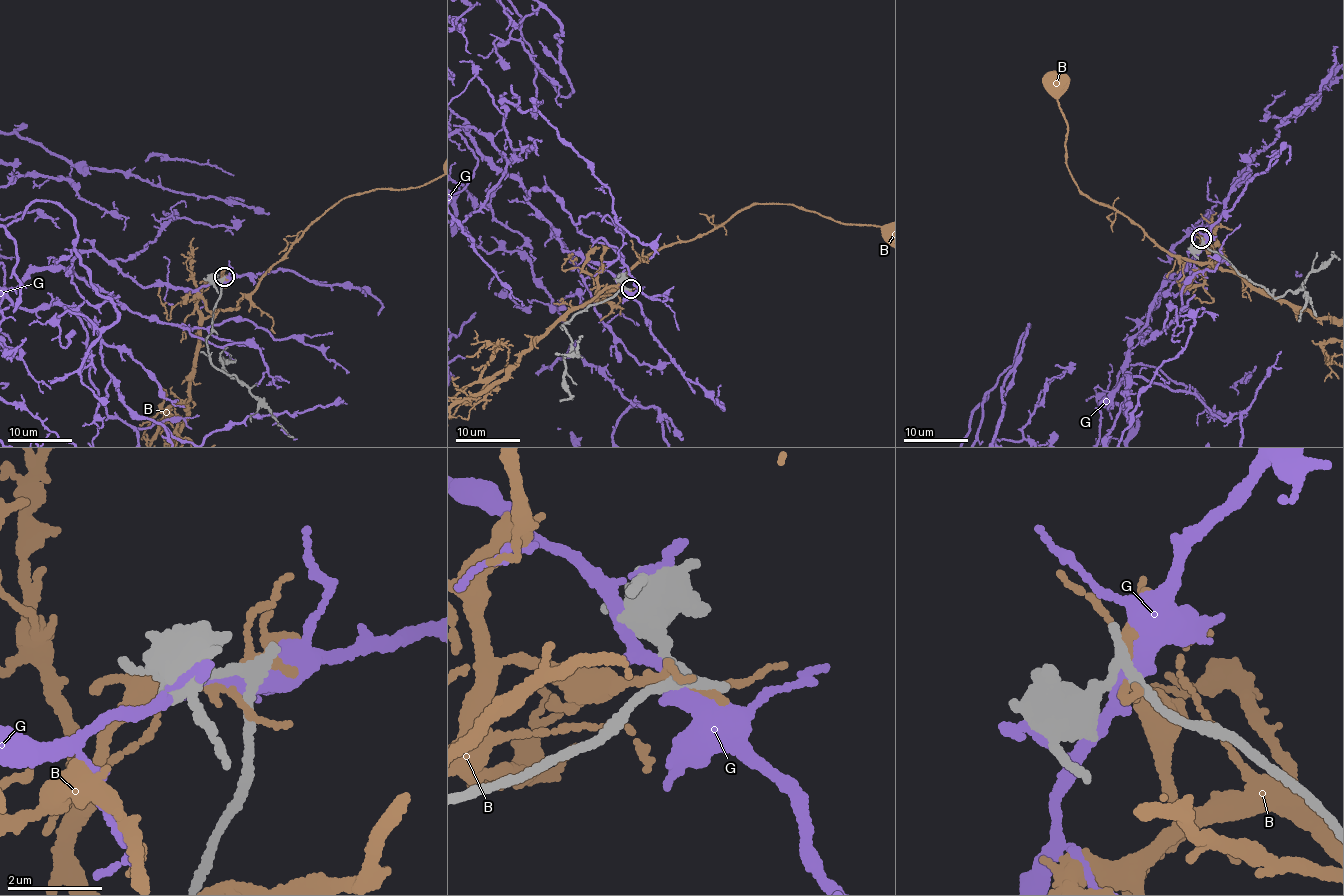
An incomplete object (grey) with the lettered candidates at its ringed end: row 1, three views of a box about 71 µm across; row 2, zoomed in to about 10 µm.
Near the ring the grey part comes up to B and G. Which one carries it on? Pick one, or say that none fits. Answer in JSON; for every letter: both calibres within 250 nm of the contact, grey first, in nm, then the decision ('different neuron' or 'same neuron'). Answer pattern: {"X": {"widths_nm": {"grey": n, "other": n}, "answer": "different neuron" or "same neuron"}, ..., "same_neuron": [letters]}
{"B": {"widths_nm": {"grey": 240, "other": 190}, "answer": "different neuron"}, "G": {"widths_nm": {"grey": 440, "other": 240}, "answer": "different neuron"}, "same_neuron": []}

